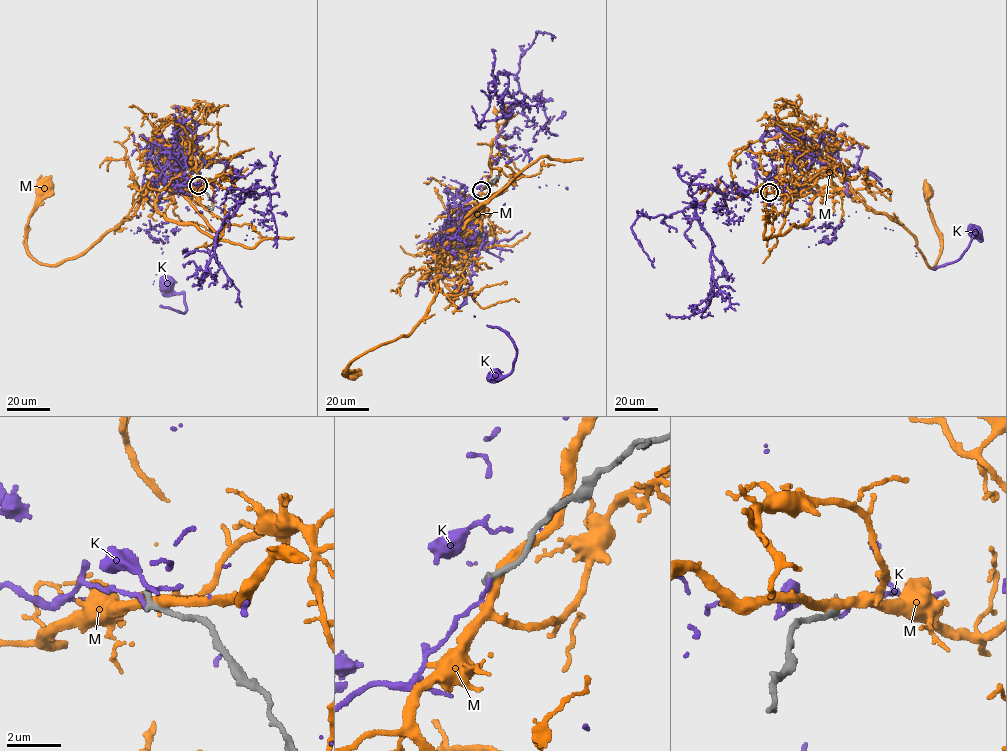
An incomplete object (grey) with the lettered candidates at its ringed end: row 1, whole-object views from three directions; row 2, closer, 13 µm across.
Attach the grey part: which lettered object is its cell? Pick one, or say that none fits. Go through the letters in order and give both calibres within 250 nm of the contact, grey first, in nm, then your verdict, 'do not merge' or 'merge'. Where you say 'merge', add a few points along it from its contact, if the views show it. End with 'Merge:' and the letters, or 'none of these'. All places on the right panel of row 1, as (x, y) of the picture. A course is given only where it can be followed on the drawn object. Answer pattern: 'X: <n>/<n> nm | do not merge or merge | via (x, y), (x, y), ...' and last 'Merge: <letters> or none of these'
K: 280/120 nm | do not merge
M: 280/360 nm | do not merge
Merge: none of these

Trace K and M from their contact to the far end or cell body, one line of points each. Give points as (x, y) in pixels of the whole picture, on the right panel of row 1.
K: (769, 193), (790, 186), (808, 213), (835, 228), (856, 212), (936, 268), (956, 261), (975, 230)
M: (769, 193), (799, 197), (852, 191), (874, 212), (902, 224), (930, 268), (939, 256), (941, 235), (926, 190)

